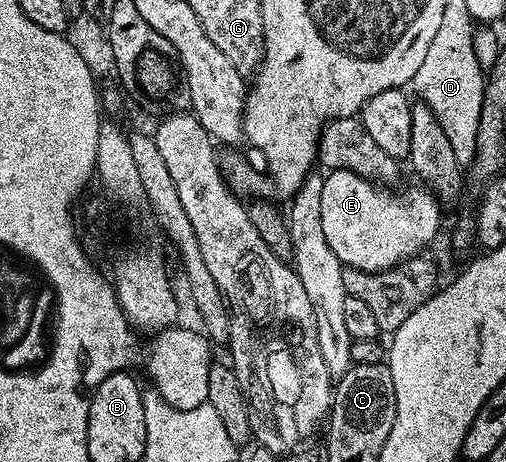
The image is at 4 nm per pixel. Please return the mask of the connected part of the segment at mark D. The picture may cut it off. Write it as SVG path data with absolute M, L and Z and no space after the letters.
M446 18L442 26L438 26L438 34L434 34L434 42L430 42L430 50L426 50L426 59L418 66L418 74L414 74L410 88L420 95L417 96L419 103L430 106L434 118L442 122L442 130L446 130L446 138L450 138L450 146L454 149L454 158L458 158L461 166L468 166L475 158L486 72L472 49L473 21L452 19Z

